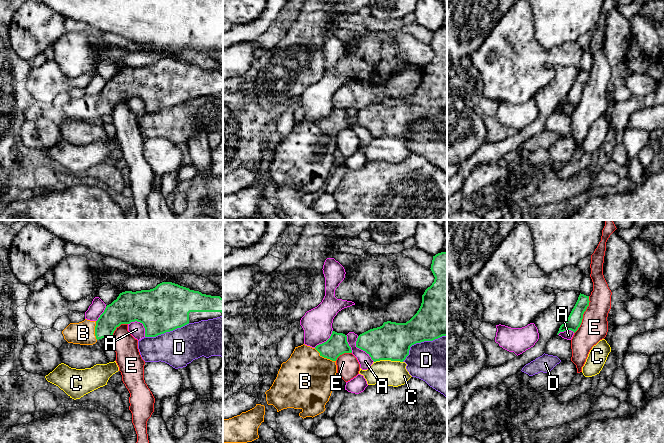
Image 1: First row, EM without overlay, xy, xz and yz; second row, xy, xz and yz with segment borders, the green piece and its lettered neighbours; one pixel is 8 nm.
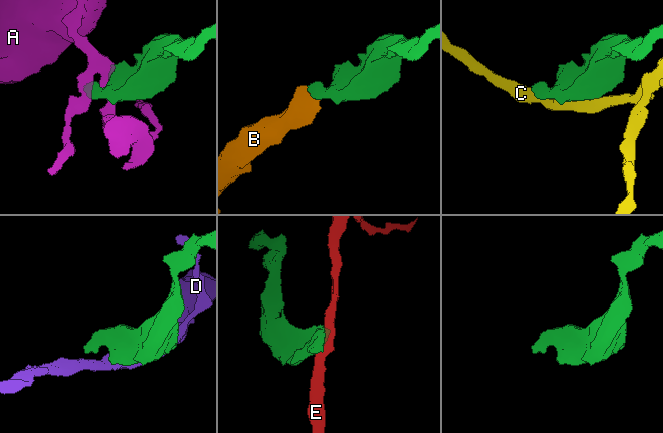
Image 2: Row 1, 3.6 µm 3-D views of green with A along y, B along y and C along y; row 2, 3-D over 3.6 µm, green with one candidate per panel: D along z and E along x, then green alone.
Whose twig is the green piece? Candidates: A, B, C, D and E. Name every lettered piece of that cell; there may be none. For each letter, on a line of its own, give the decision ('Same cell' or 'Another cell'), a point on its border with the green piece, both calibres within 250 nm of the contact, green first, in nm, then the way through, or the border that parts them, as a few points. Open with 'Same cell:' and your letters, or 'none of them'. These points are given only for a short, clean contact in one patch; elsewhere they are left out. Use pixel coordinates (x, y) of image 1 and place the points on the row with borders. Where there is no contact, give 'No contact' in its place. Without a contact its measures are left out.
Same cell: B
A: Another cell. Touches green at xz (360, 348). Thickness 300 nm (green) against 110 nm
B: Same cell. Touches green at xz (325, 357). Thickness 170 nm (green) against 460 nm. Path across: xz (336, 345), (325, 357), (305, 381)
C: Another cell. Touches green at xz (388, 359). Thickness 300 nm (green) against 200 nm
D: Another cell. Touches green at xz (421, 341). Thickness 320 nm (green) against 400 nm
E: Another cell. Touches green at yz (582, 315). Thickness 120 nm (green) against 220 nm. Boundary: yz (589, 296), (589, 305), (583, 314), (580, 326), (574, 333)

